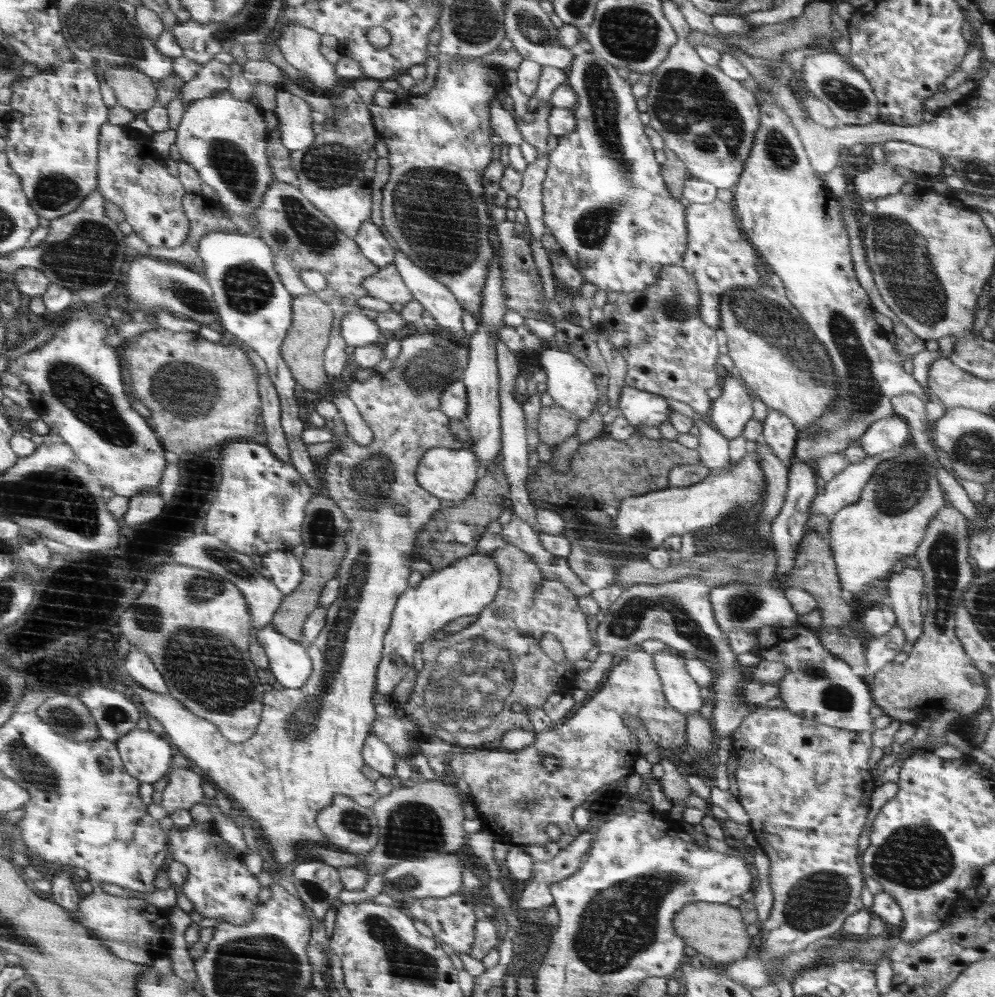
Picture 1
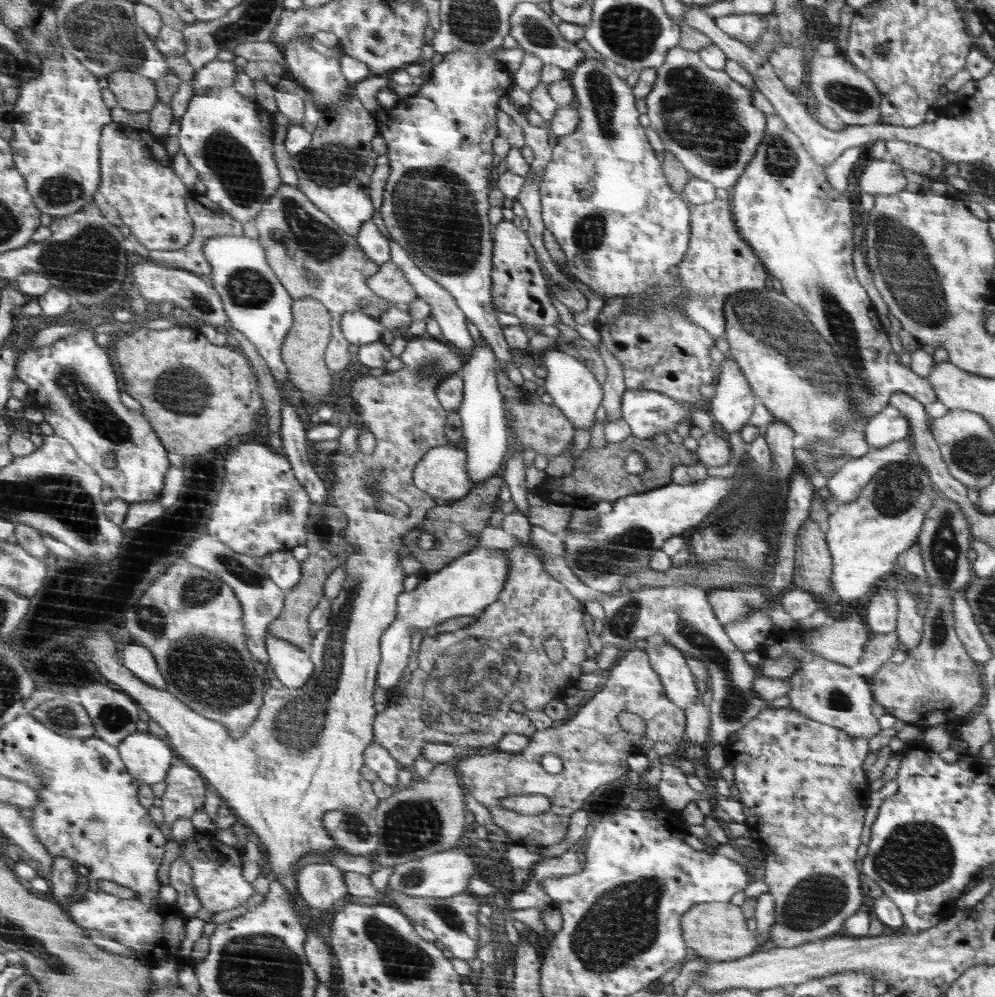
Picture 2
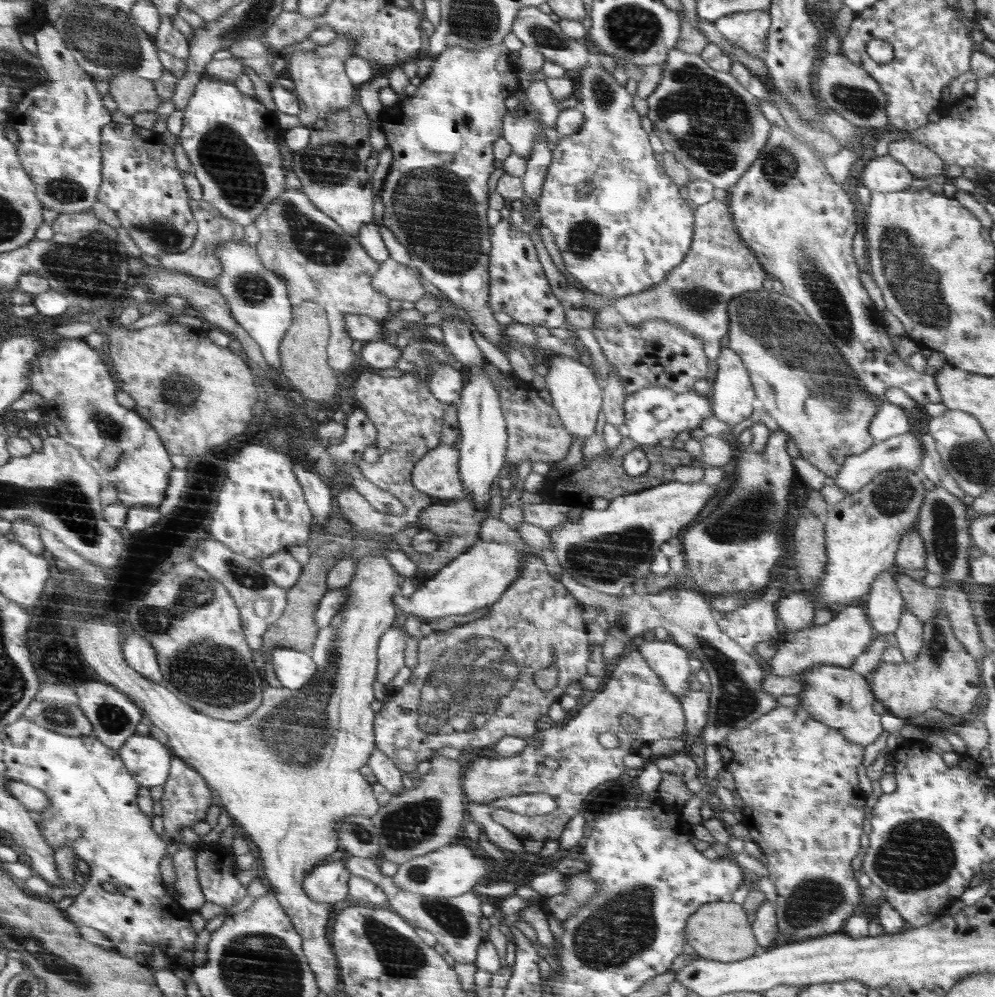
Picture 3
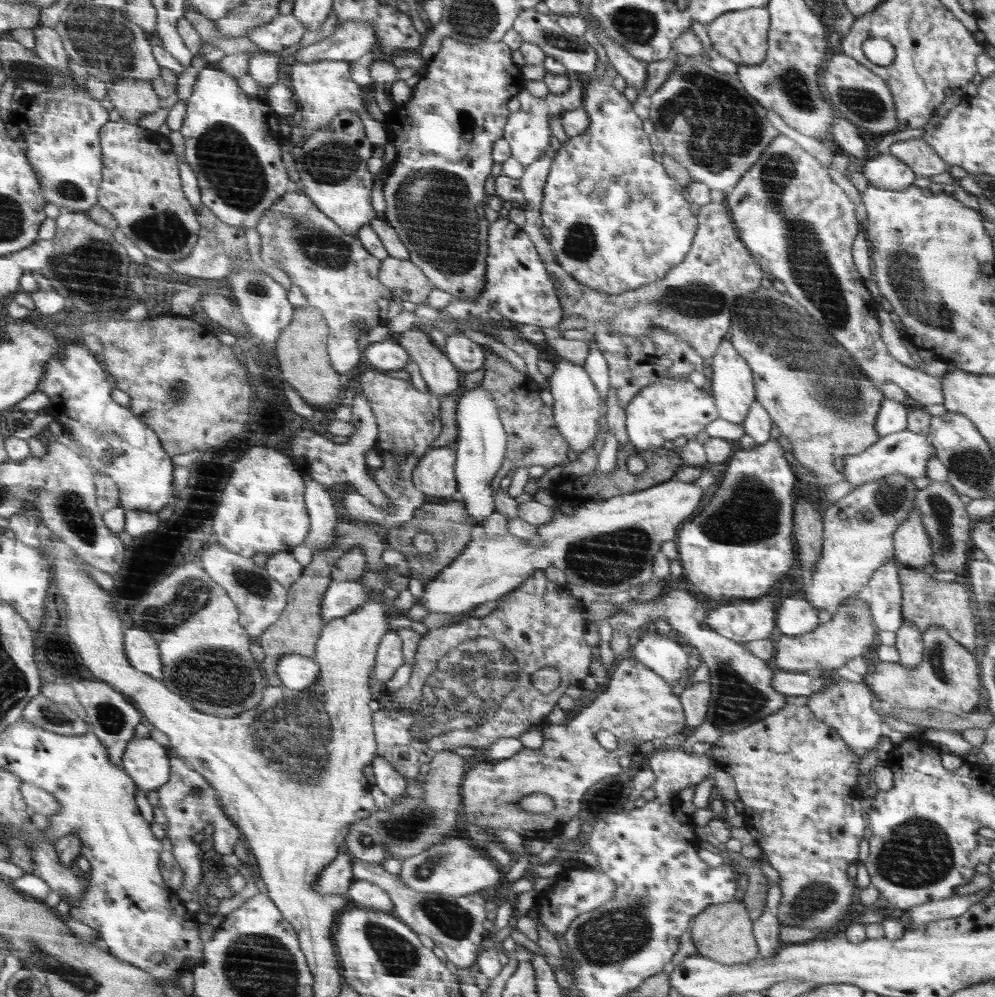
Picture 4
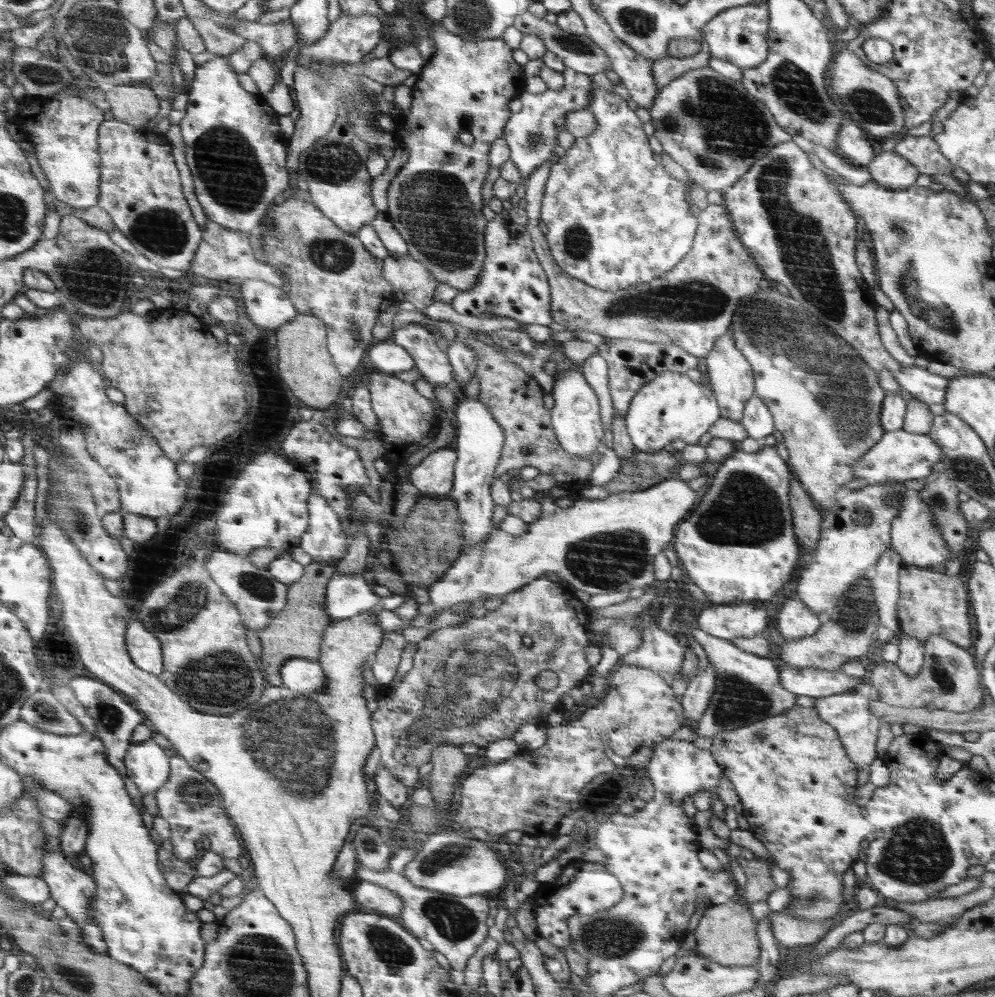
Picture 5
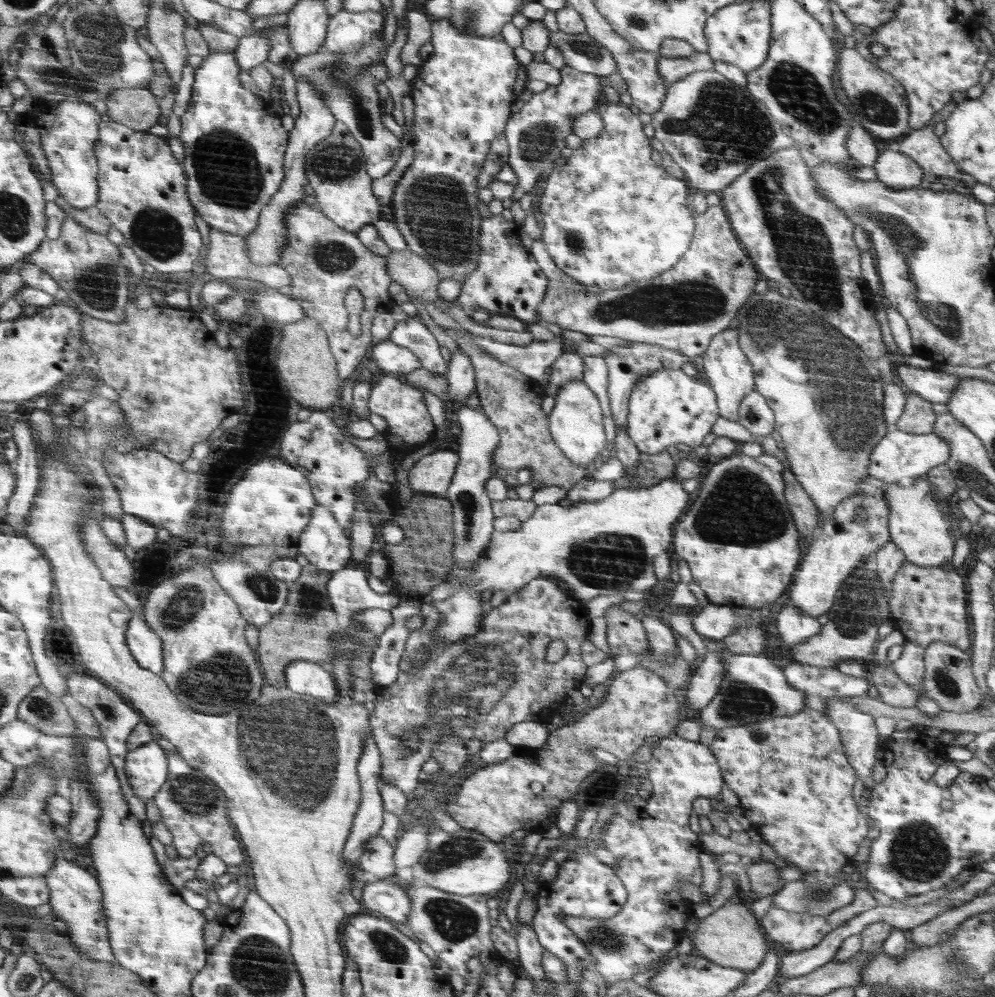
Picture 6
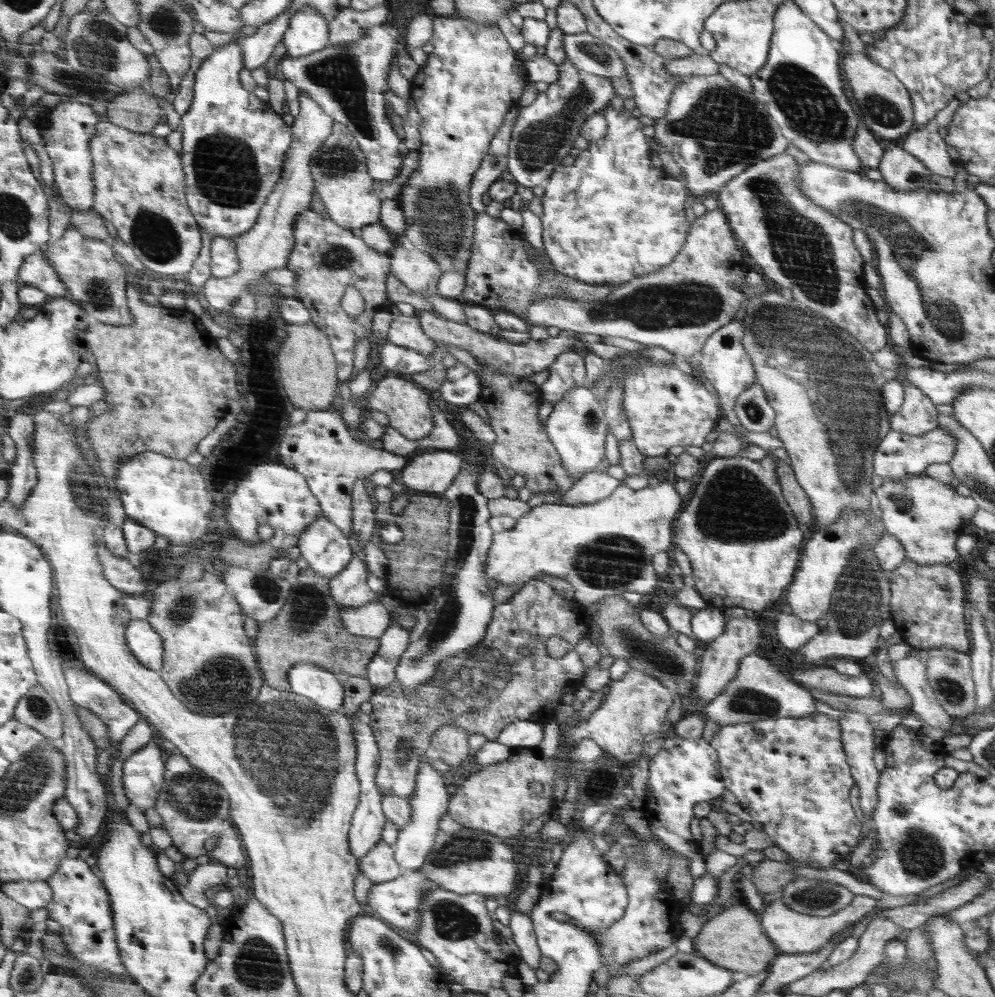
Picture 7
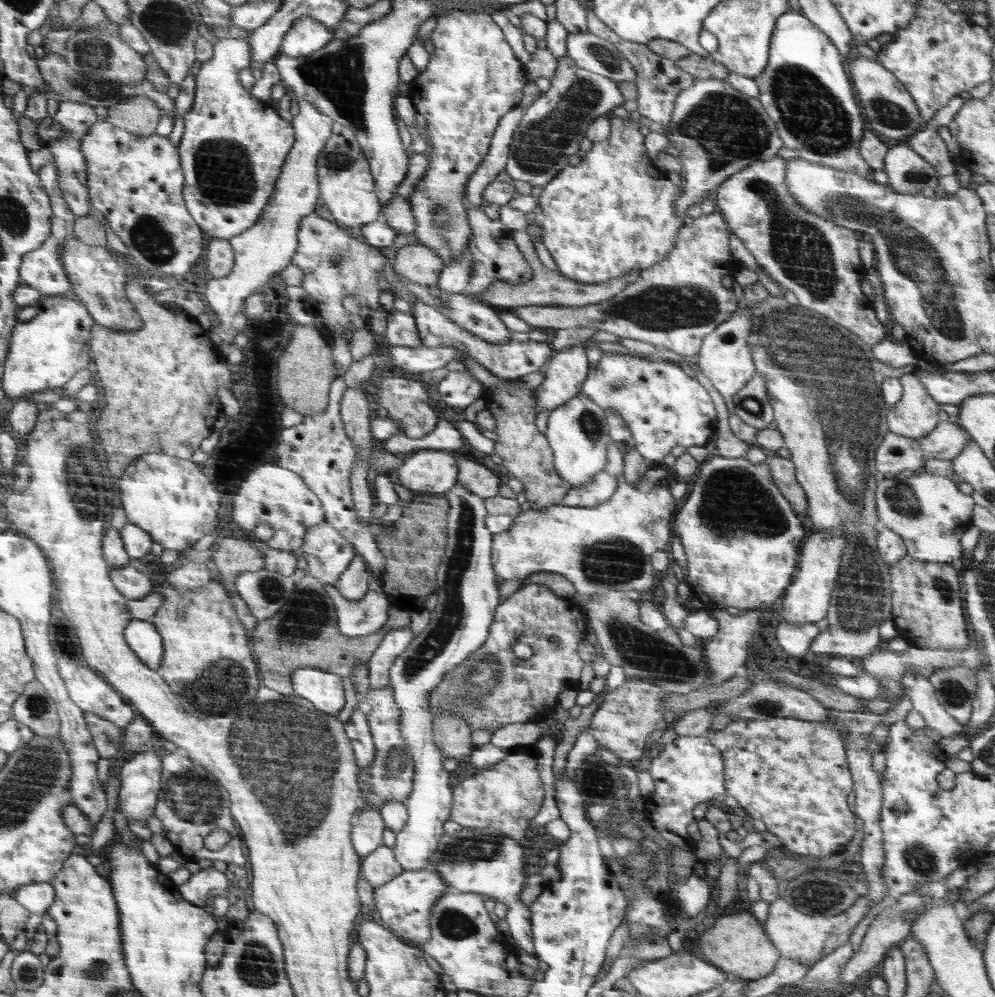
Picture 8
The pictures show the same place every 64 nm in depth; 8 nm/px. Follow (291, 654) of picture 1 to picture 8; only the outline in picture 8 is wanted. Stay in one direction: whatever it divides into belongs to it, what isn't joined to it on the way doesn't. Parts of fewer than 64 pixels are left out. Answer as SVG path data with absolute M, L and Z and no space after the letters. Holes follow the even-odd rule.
M302 667L296 670L293 676L293 692L299 697L309 700L316 708L321 711L338 714L345 705L344 687L341 675L331 671L323 671L316 667Z

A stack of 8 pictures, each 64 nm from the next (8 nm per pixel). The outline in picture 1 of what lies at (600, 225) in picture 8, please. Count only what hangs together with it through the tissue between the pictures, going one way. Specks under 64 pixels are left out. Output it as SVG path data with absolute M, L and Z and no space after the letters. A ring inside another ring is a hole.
M578 50L577 57L574 58L574 64L570 66L570 74L568 74L566 83L577 94L576 106L572 108L577 123L576 128L570 134L559 137L556 148L548 154L549 165L542 183L543 221L545 227L556 238L562 252L569 256L570 260L574 262L574 266L578 266L579 271L585 278L585 282L595 284L598 289L607 290L607 292L622 291L633 293L644 290L658 280L660 272L665 266L673 265L683 260L685 250L687 249L687 218L684 218L684 206L670 195L663 176L660 176L660 164L654 160L654 150L652 150L652 146L648 142L648 136L644 134L644 124L638 118L640 112L636 108L636 97L630 94L630 84L626 84L624 78L620 78L616 74L616 68L595 53L590 54L590 52Z

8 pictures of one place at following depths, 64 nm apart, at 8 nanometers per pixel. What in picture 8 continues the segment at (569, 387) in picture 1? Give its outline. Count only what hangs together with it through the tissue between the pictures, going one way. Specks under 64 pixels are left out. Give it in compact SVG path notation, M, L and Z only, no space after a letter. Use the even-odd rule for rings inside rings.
M584 392L563 403L558 409L549 412L547 428L544 434L553 450L554 470L558 476L571 484L571 488L590 482L596 474L604 472L606 466L606 448L610 444L610 426L606 424L606 414L596 406Z

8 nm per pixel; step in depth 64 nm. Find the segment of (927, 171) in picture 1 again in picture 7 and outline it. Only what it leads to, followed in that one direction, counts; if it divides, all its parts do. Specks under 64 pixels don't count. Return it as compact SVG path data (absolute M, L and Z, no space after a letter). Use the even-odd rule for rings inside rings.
M958 99L950 101L950 104L937 114L934 121L928 126L909 133L901 145L904 150L921 159L929 167L930 172L943 177L954 178L957 173L954 160L948 155L947 144L938 134L938 128L950 124L954 111L960 106L961 103Z

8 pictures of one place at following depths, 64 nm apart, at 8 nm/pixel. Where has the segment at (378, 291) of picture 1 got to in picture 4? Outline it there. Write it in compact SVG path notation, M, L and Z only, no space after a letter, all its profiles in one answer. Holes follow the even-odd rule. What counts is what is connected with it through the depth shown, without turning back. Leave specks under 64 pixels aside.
M390 256L381 265L380 281L394 290L392 294L395 298L414 302L418 306L425 304L434 289L421 267L410 260Z

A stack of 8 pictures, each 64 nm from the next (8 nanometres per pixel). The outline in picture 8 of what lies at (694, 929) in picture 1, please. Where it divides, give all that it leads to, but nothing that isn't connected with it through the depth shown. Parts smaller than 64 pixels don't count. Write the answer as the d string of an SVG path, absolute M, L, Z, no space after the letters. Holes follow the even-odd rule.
M736 910L726 916L718 916L716 922L698 936L698 946L704 958L714 966L720 967L731 976L744 977L746 980L758 980L773 972L781 960L781 952L776 944L768 940L760 922L744 910Z

